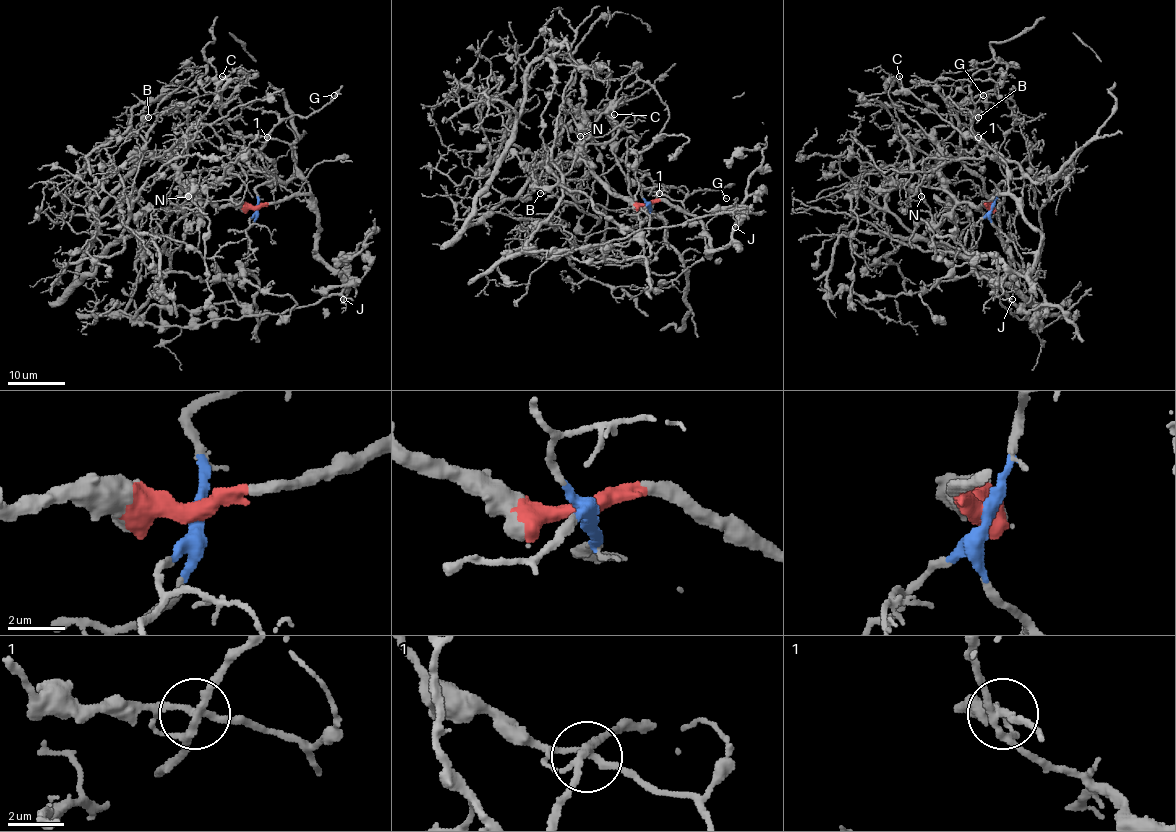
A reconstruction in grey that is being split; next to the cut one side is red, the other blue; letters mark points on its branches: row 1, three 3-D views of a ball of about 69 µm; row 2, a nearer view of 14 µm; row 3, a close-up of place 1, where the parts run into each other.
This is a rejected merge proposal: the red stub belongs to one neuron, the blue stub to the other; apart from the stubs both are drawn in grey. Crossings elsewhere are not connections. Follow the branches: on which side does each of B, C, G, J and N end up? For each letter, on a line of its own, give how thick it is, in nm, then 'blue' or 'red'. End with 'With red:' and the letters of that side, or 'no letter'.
B: 130 nm thick; red
C: 160 nm thick; red
G: 110 nm thick; blue
J: 110 nm thick; red
N: 100 nm thick; red
With red: B, C, J, N

